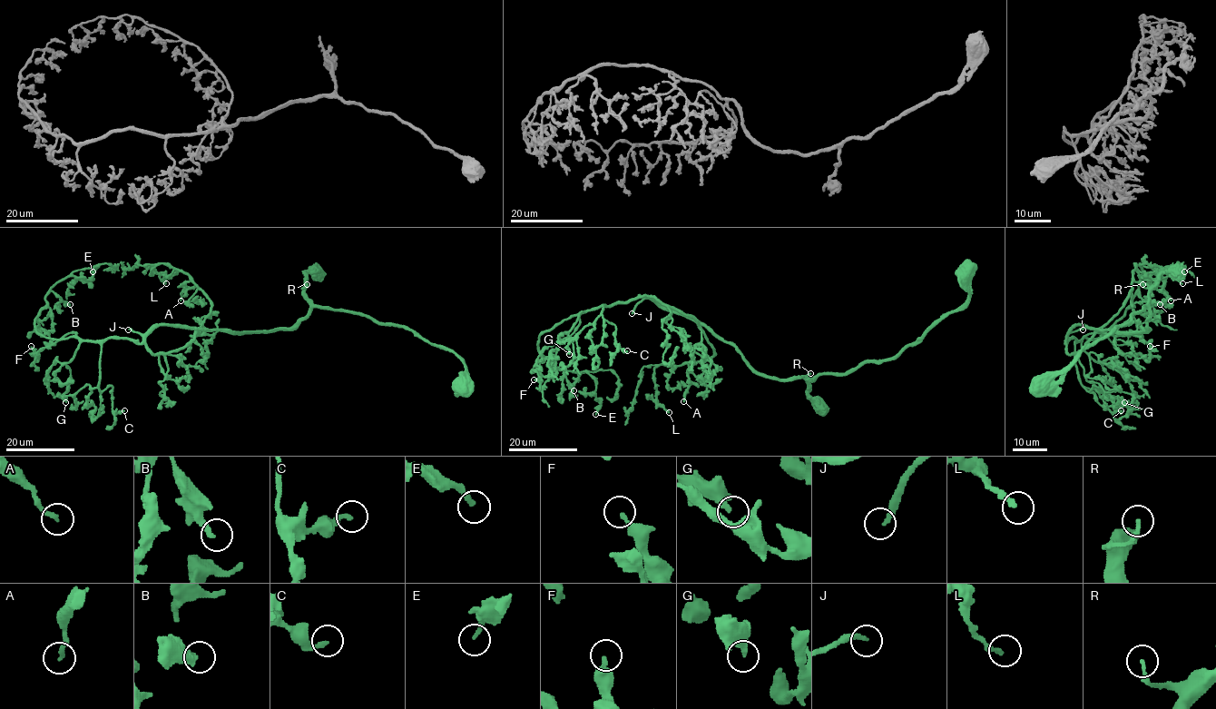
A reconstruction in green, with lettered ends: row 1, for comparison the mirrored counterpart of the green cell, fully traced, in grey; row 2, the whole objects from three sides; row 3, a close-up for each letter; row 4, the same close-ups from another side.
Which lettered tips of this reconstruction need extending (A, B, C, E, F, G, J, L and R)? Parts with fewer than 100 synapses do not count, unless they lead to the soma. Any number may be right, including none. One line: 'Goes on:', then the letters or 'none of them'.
Goes on: J

